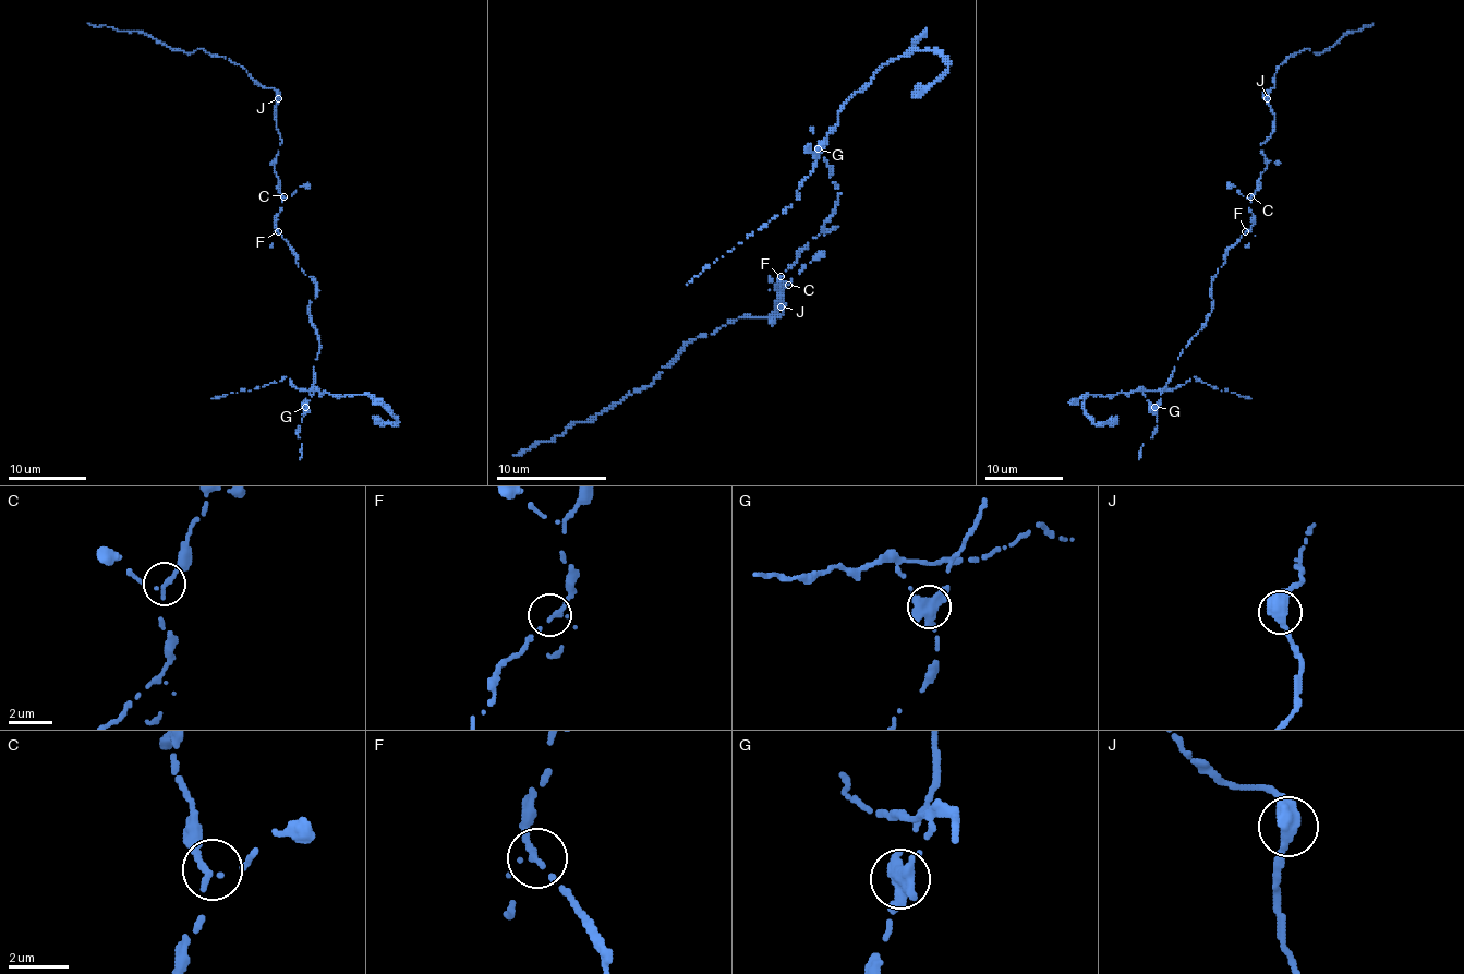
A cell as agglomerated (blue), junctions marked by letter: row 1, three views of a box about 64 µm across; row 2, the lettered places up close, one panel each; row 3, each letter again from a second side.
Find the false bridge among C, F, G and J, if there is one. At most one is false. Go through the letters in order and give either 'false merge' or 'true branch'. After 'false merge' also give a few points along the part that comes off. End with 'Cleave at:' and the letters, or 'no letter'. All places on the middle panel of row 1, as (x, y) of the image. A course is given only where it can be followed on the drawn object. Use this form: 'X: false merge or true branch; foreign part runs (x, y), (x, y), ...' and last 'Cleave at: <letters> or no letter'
C: true branch
F: true branch
G: false merge; foreign part runs (819, 149), (830, 133), (791, 204), (687, 285)
J: true branch
Cleave at: G

